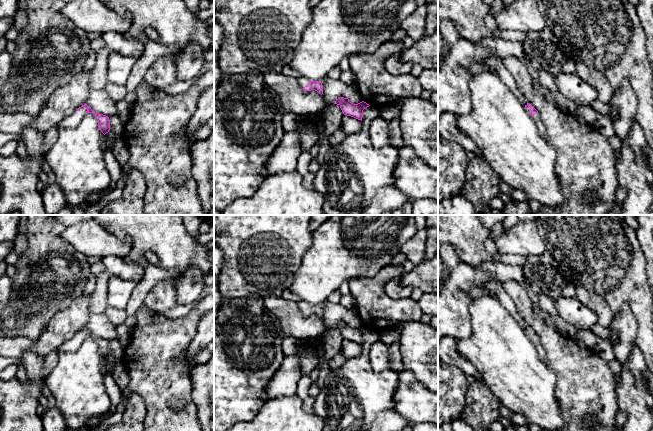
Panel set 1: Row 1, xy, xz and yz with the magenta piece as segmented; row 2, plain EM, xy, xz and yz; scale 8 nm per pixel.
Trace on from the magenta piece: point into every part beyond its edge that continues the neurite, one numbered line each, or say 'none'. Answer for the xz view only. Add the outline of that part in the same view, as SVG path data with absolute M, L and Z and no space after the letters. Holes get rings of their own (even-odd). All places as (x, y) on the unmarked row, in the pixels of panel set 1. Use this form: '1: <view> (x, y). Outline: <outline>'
1: xz (302, 305). Outline: M303 300L298 301L298 302L297 302L297 305L298 305L299 309L301 310L302 314L303 314L304 316L307 316L307 315L305 315L303 312L304 312L305 310L308 310L308 309L310 308L310 305L309 305L308 303L304 302Z

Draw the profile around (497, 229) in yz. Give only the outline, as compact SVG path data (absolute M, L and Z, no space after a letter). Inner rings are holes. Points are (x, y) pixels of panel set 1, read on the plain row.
M502 222L496 223L496 224L492 227L492 229L491 229L491 231L490 231L490 236L489 236L489 238L495 242L495 240L496 240L497 237L502 233L502 231L503 231L503 224L502 224Z

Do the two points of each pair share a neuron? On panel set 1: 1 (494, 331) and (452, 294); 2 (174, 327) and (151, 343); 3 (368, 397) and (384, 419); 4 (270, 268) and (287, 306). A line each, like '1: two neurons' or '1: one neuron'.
1: two neurons
2: one neuron
3: two neurons
4: two neurons

